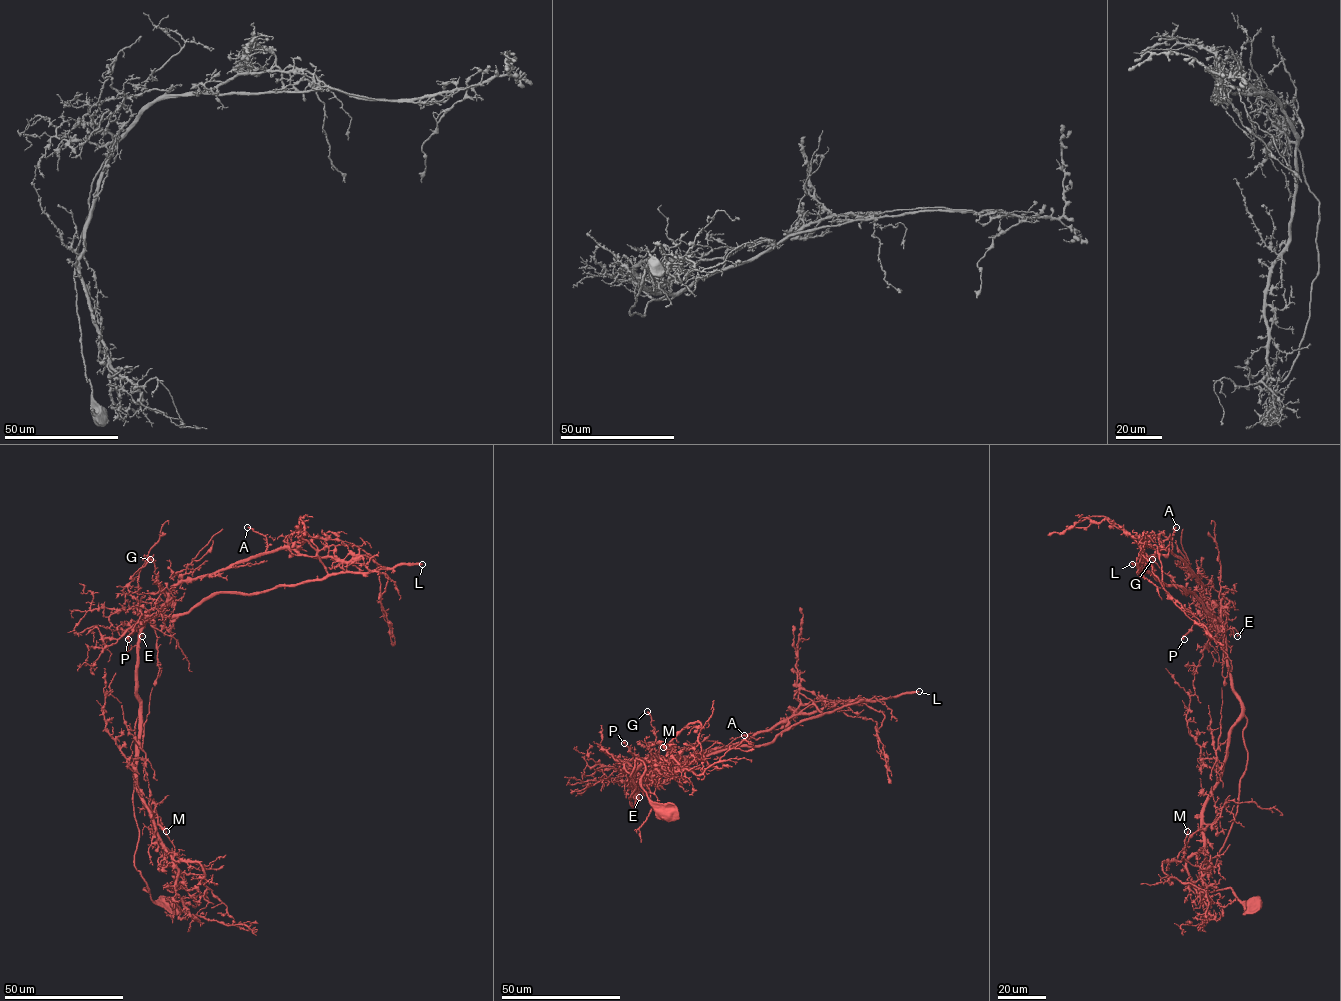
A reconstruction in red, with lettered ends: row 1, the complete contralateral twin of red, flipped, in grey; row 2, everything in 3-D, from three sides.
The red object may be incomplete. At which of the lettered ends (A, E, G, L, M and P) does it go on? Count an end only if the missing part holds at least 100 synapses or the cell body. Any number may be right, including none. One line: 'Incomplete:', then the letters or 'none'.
Incomplete: L

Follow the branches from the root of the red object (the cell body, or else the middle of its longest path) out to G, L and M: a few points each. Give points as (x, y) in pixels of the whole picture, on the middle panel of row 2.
G: (669, 815), (648, 799), (638, 759), (630, 804), (634, 786), (663, 764), (647, 711)
L: (669, 815), (648, 799), (637, 759), (632, 807), (634, 786), (651, 774), (764, 744), (845, 705), (919, 691)
M: (669, 815), (648, 799), (638, 759), (629, 797), (632, 807), (634, 773), (659, 762), (671, 743), (663, 747)

